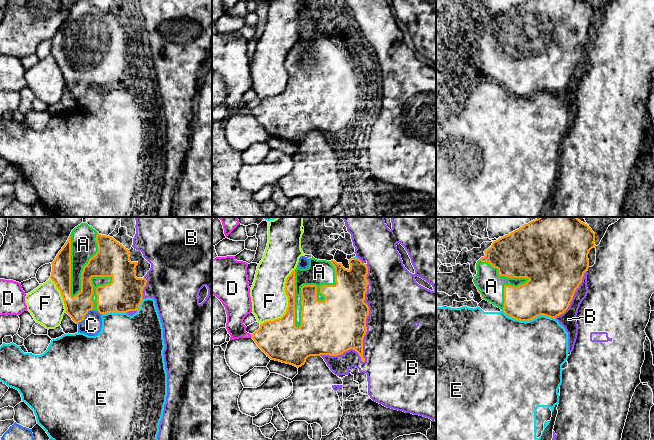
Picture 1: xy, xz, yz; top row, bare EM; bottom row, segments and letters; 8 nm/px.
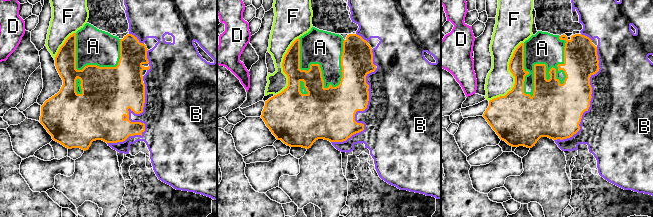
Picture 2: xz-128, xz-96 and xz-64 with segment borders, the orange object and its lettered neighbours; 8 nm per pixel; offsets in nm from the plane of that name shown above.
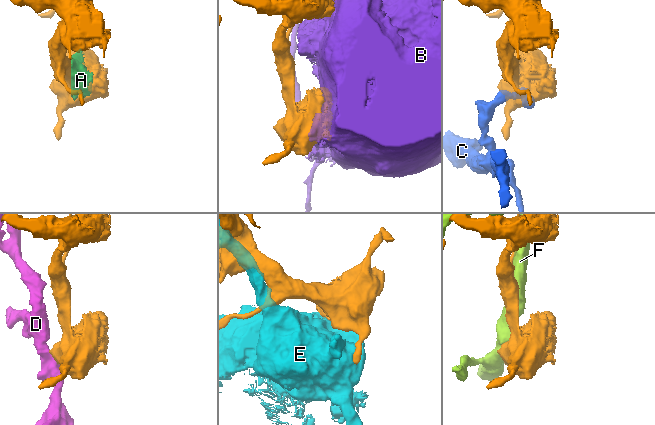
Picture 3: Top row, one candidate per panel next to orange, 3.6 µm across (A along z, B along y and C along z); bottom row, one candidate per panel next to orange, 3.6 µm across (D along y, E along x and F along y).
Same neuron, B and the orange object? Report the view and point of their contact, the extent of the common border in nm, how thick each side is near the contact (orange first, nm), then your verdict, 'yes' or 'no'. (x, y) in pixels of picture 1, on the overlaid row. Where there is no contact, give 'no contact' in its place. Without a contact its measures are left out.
meets orange in xz at (365, 332); contact 850 nm long; 440 nm thick on the orange side, 480 nm on the other; no

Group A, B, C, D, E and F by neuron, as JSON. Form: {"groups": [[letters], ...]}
{"groups": [["A"], ["B"], ["C"], ["D"], ["E"], ["F"]]}

